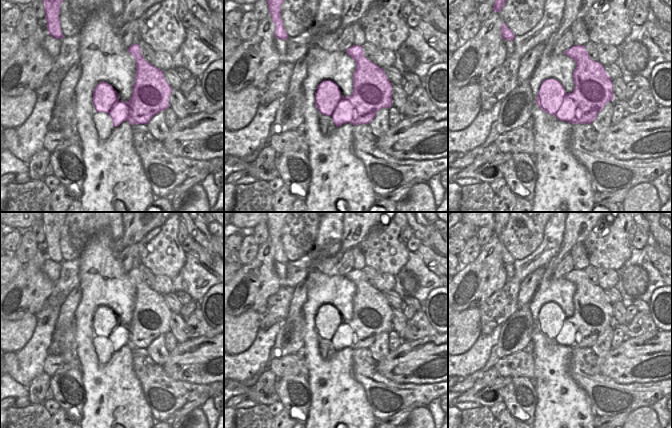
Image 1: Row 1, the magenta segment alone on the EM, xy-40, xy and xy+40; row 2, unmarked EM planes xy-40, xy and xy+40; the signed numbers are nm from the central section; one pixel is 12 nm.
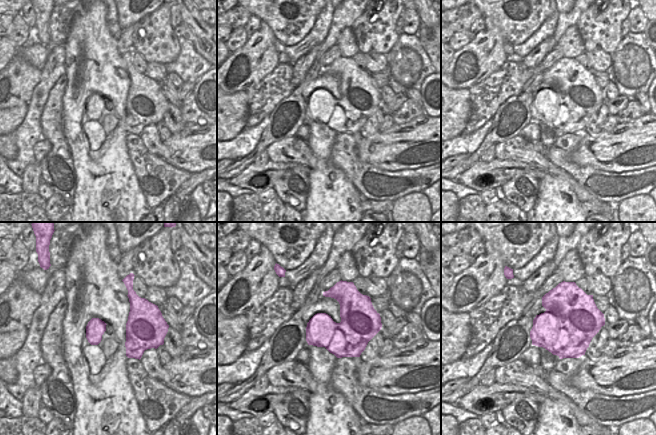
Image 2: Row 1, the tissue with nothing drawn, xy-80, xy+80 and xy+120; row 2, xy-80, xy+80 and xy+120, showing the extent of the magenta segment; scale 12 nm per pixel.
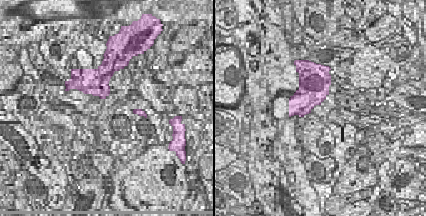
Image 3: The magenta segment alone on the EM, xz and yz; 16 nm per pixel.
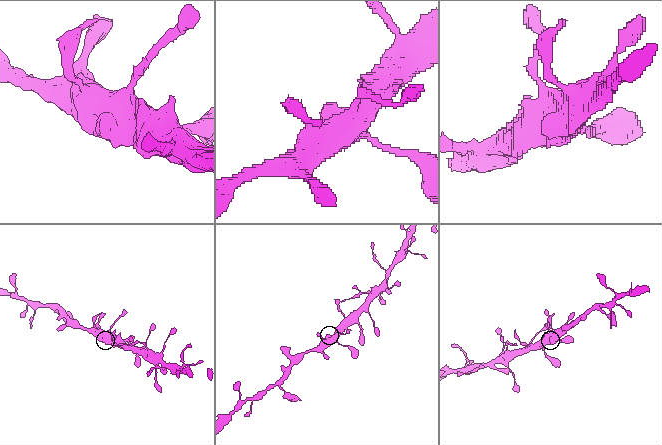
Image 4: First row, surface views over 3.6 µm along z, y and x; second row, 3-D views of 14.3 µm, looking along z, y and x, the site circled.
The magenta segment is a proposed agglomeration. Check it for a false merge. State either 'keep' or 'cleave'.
keep

